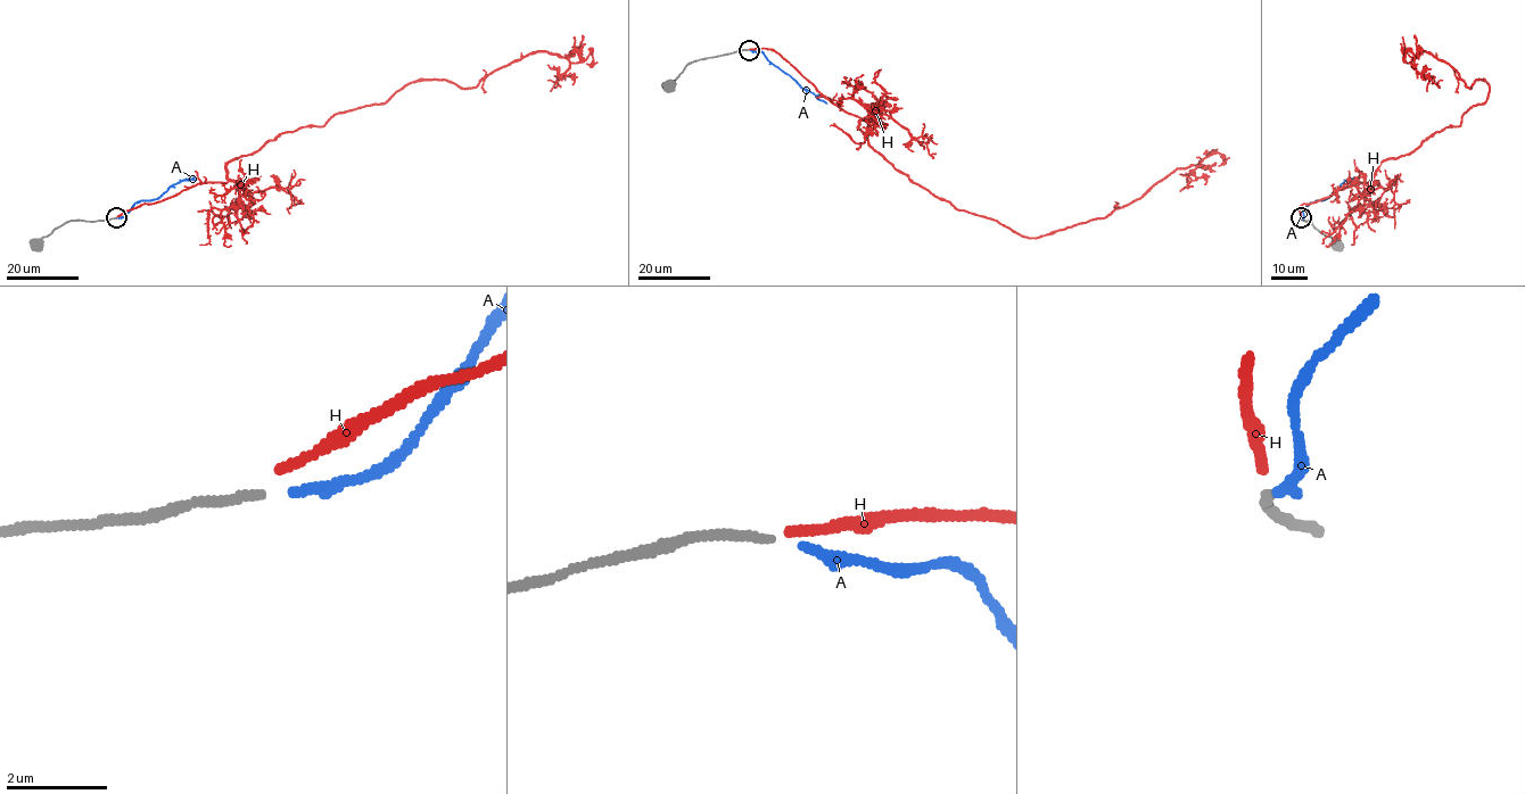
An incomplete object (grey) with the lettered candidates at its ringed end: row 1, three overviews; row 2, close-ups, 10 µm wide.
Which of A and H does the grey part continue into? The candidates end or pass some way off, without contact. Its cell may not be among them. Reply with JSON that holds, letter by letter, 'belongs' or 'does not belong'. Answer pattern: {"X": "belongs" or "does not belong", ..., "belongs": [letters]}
{"A": "belongs", "H": "does not belong", "belongs": ["A"]}

